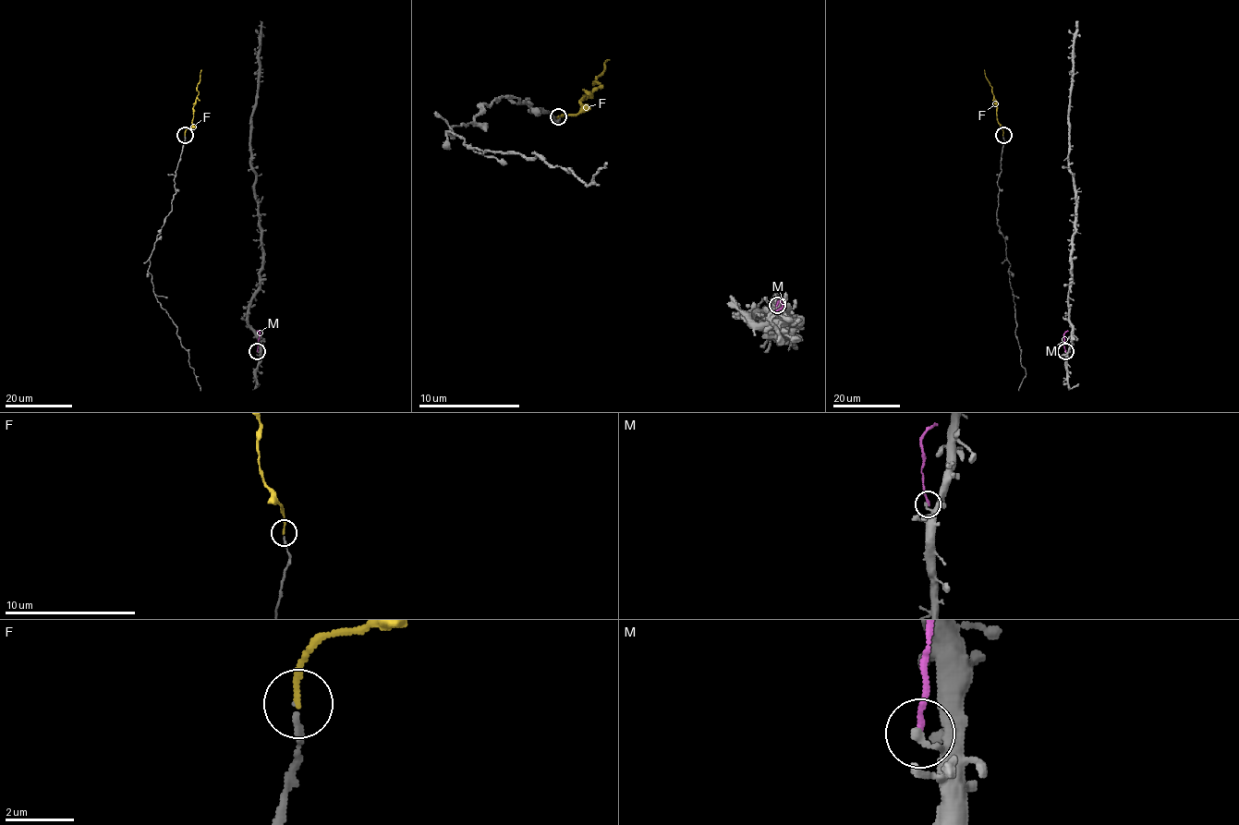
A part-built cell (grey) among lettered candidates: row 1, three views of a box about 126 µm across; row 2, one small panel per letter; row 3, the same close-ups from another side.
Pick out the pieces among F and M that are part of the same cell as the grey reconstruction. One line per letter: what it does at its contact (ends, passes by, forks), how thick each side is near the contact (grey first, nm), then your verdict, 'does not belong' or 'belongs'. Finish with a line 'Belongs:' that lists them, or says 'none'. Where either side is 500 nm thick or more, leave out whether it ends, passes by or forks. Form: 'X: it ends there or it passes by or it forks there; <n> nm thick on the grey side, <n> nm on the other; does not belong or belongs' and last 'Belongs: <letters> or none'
F: it ends there; 150 nm thick on the grey side, 160 nm on the other; belongs
M: it ends there; 220 nm thick on the grey side, 170 nm on the other; does not belong
Belongs: F

